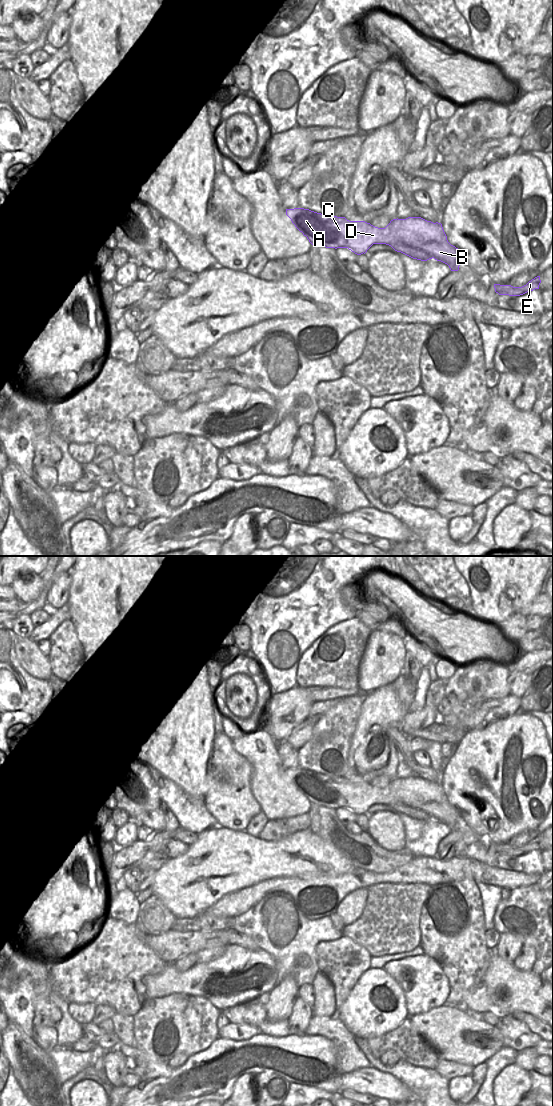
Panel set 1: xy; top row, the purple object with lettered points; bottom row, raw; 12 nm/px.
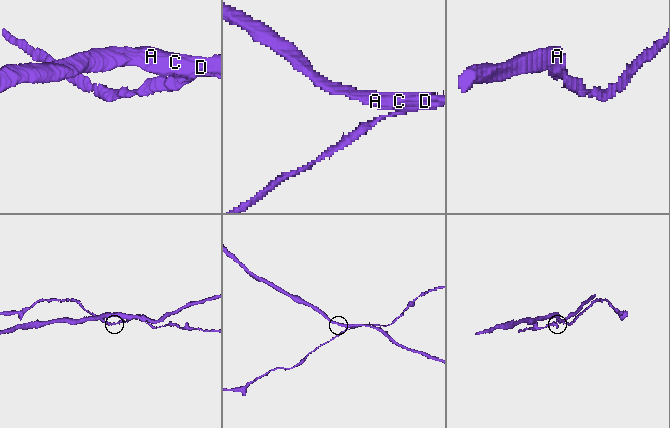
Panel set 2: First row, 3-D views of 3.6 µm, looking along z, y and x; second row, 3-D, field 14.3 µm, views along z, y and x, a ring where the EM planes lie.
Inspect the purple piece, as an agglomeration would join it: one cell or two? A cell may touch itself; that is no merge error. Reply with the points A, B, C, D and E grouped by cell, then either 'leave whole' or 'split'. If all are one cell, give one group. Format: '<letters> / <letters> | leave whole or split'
A B C D / E | split

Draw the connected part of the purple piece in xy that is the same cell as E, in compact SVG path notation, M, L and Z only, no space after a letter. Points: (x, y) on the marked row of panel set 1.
M537 276L522 287L494 284L494 288L495 292L498 293L499 295L520 296L529 291L539 289L540 283L541 283L540 276Z

